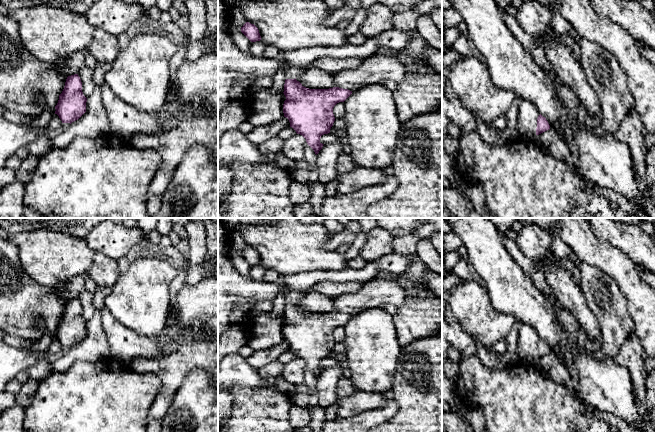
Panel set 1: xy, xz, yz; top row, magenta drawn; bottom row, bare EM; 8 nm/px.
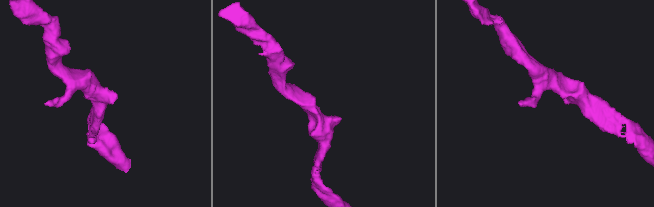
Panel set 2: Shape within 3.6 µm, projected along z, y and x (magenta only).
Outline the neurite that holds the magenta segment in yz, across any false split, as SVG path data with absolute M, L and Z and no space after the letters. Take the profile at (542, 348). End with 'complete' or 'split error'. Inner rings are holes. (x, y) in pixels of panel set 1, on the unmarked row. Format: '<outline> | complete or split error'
M521 323L517 342L517 359L524 363L534 364L536 359L549 353L548 345L539 337L536 330L528 324Z | split error

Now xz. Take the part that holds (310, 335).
M379 278L363 283L358 292L333 298L334 311L309 313L295 303L286 303L283 337L297 358L302 359L317 379L323 369L320 362L330 357L335 341L334 330L344 326L354 315L376 306L404 303L406 291L398 279Z | split error

